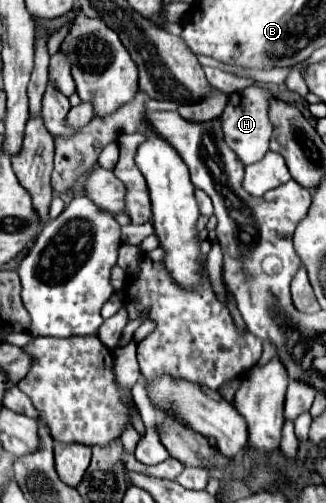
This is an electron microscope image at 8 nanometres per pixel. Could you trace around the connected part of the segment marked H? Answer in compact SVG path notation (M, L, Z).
M259 86L245 88L243 98L241 98L241 92L233 92L229 96L229 104L223 112L225 142L229 144L229 148L233 148L233 152L239 156L239 160L243 164L259 162L265 156L265 152L269 150L269 138L271 138L271 132L273 132L273 126L269 124L269 118L267 118L269 98L273 98L273 94L265 88L259 88Z

